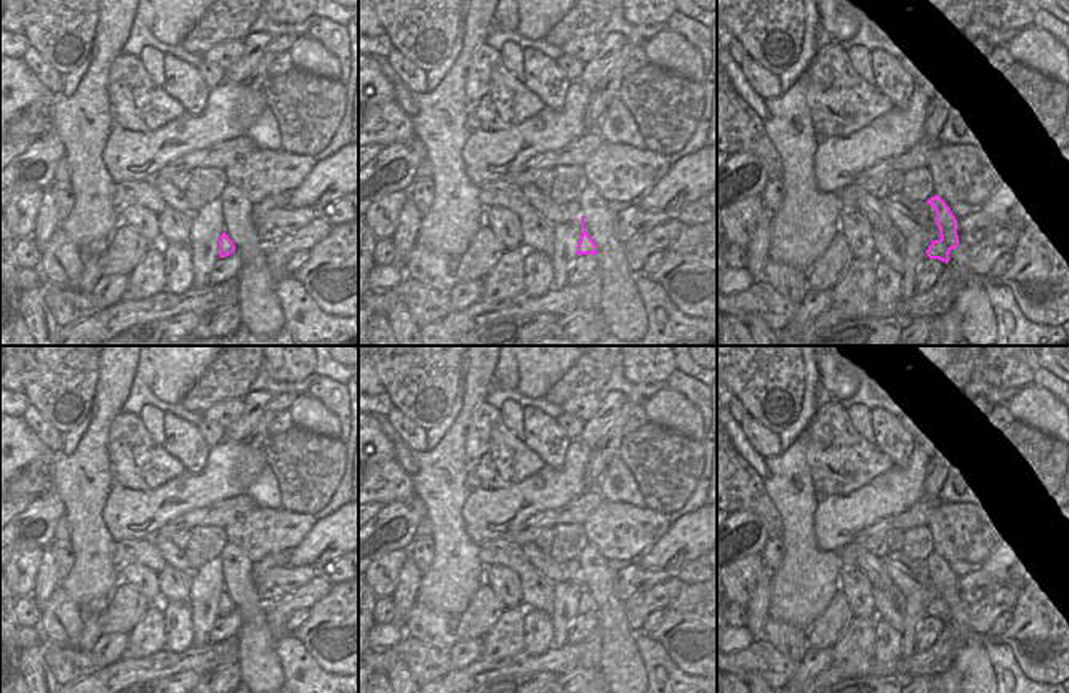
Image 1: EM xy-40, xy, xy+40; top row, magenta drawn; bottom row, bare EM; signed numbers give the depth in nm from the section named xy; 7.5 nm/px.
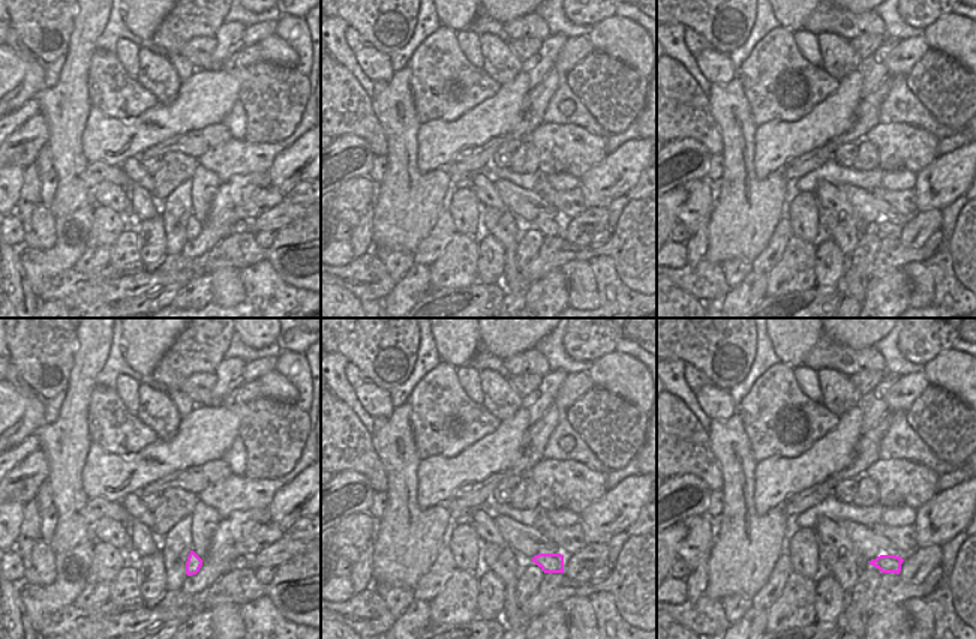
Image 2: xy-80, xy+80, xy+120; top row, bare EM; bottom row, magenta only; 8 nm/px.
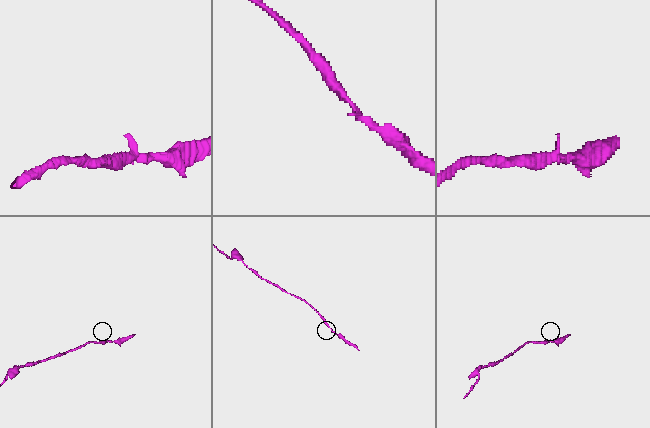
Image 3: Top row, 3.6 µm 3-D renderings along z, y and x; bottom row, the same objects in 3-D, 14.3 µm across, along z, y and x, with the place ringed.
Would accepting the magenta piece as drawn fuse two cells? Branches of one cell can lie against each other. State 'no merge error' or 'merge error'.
no merge error

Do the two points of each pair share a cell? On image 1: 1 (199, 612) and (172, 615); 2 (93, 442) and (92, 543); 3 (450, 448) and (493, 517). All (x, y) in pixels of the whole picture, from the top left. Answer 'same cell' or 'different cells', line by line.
1: different cells
2: same cell
3: different cells

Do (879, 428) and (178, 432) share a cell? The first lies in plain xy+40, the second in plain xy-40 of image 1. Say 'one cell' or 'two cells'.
two cells

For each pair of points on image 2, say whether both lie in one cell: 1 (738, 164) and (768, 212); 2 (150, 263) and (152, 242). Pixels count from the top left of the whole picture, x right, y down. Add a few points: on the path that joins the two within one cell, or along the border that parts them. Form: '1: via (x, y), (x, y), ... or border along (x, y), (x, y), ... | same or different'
1: via (739, 176), (739, 182), (756, 200) | same
2: via (152, 258), (152, 246) | same

